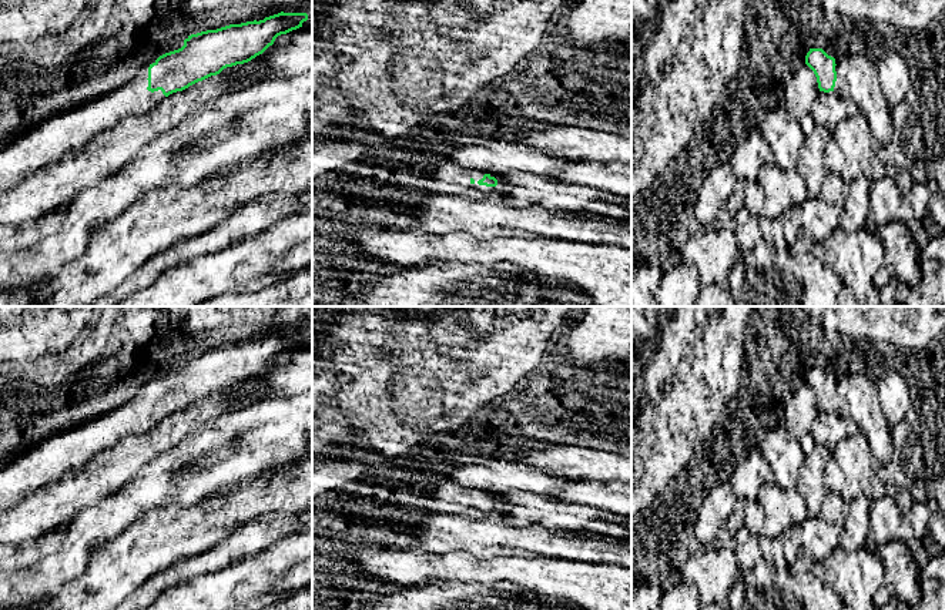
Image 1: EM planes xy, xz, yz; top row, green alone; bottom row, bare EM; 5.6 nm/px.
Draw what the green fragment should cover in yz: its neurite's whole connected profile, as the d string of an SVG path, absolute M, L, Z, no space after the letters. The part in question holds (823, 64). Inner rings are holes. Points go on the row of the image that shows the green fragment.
M810 48L805 64L814 71L820 91L834 91L837 81L834 57L828 56L822 48Z

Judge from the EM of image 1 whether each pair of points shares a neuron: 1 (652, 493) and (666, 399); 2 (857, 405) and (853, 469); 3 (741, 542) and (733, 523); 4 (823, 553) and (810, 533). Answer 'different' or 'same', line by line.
1: different
2: different
3: different
4: same

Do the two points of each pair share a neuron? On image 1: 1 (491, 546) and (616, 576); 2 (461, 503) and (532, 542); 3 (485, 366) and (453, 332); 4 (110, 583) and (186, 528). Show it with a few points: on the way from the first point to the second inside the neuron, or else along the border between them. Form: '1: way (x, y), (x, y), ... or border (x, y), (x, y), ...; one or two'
1: border (535, 556), (575, 562); two
2: way (478, 518), (499, 539), (515, 539); one
3: border (456, 321), (473, 344), (446, 358), (449, 376); two
4: way (128, 565), (147, 546), (167, 535); one

